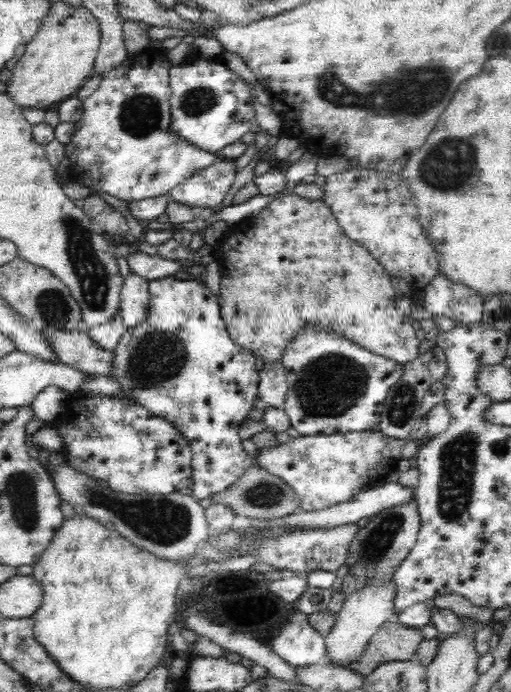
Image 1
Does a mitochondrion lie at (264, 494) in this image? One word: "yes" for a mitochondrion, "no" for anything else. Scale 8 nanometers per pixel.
yes

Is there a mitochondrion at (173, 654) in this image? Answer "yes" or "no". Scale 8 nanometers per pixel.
no

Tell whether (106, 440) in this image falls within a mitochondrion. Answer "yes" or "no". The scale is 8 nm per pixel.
no

